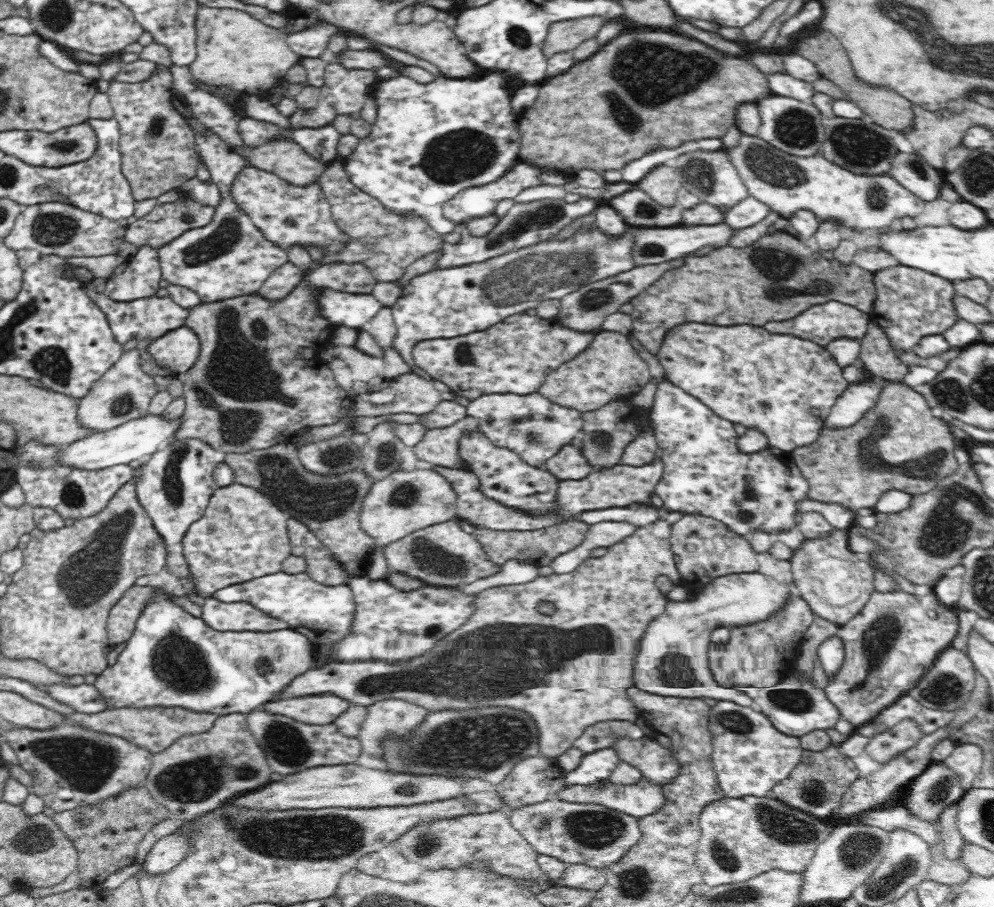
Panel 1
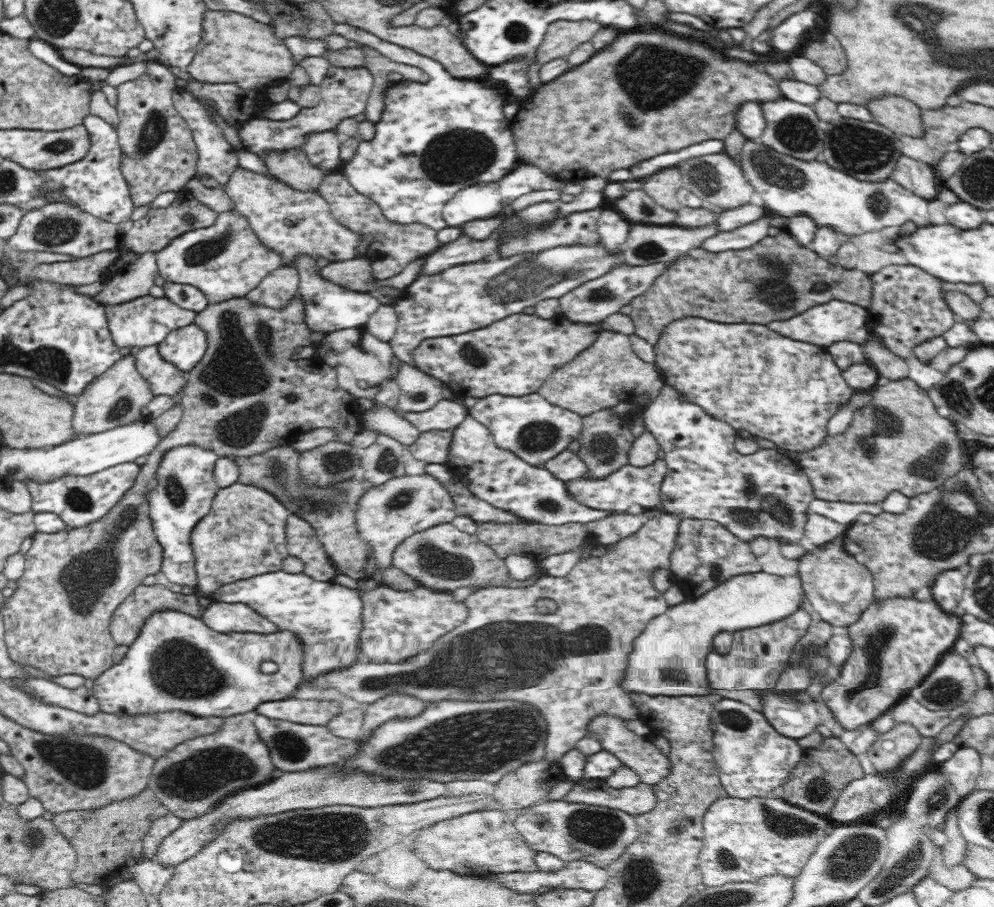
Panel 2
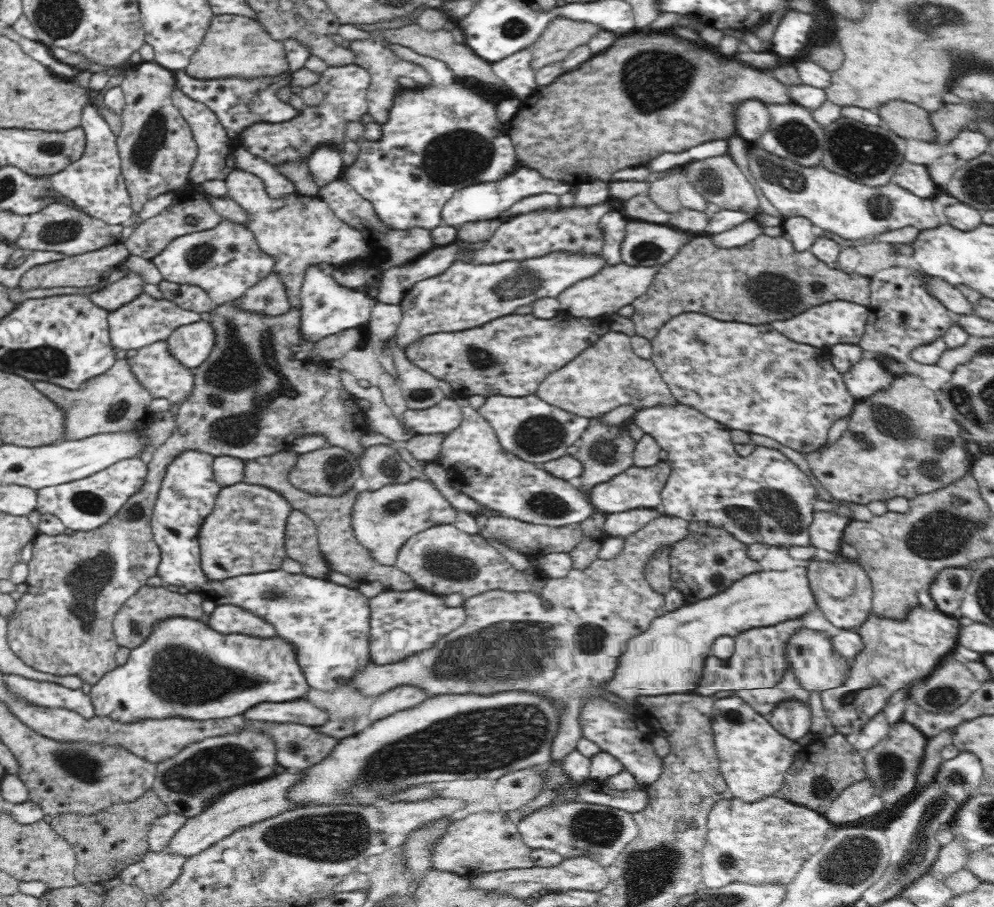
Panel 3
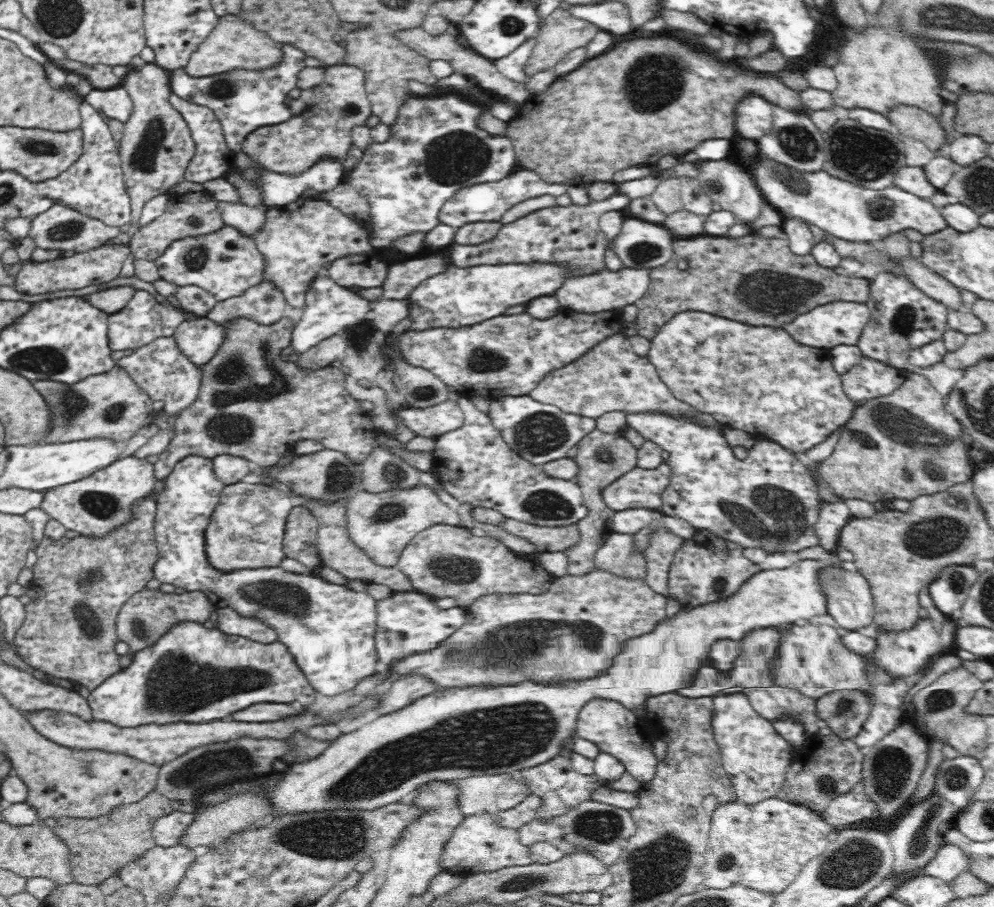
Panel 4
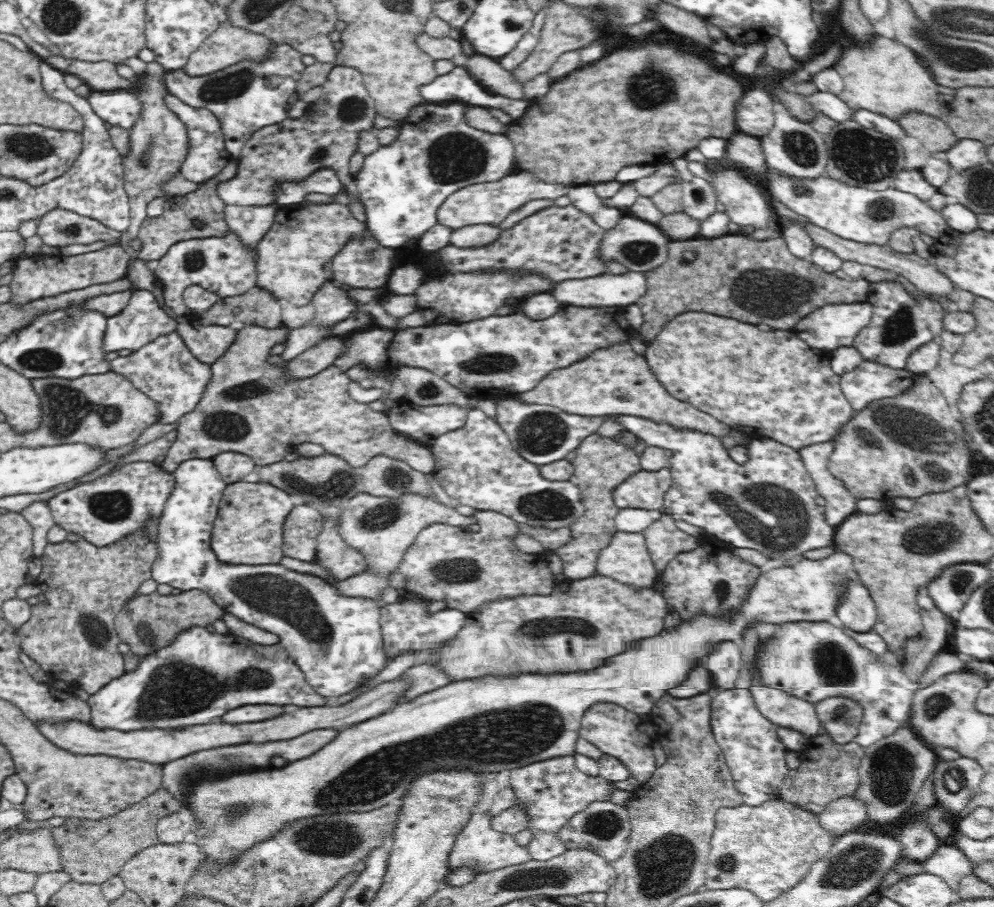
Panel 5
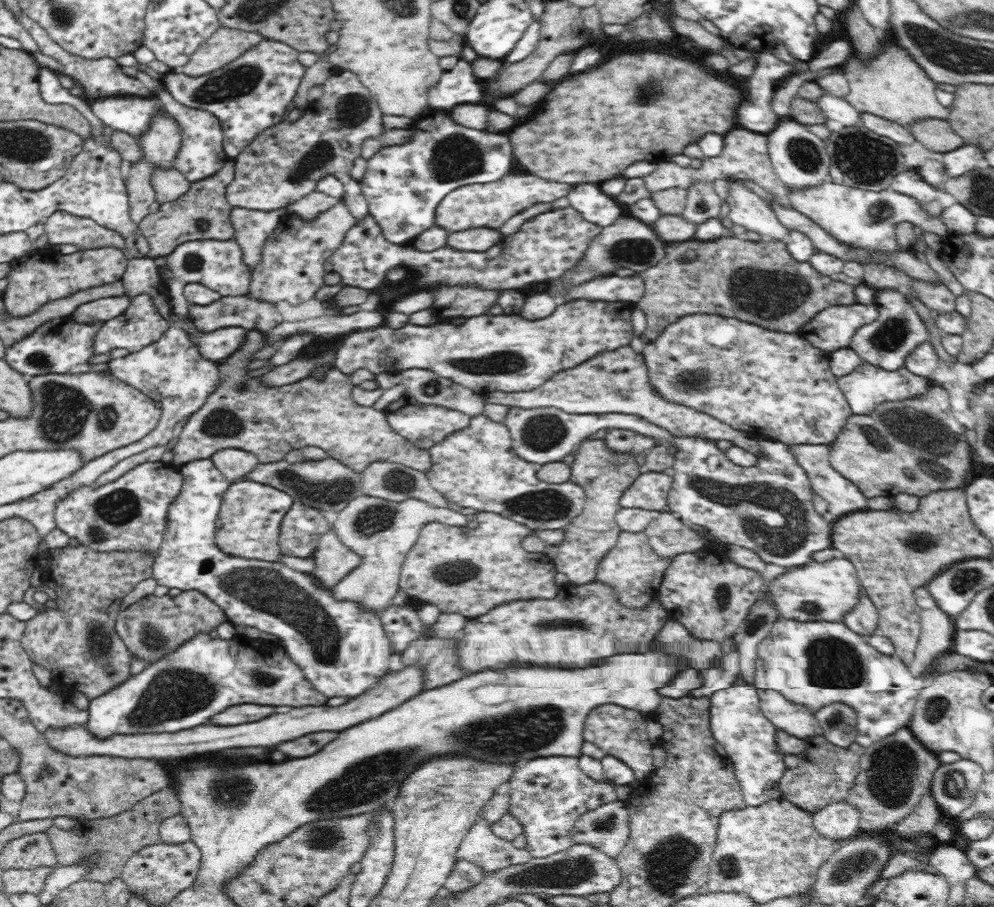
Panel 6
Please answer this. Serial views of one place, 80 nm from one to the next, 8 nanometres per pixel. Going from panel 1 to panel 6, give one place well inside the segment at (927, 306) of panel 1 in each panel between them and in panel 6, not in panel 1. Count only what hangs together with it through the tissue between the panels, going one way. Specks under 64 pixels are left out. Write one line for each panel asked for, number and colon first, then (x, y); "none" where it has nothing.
2: (910, 304)
3: (908, 316)
4: (906, 318)
5: (900, 324)
6: (887, 342)

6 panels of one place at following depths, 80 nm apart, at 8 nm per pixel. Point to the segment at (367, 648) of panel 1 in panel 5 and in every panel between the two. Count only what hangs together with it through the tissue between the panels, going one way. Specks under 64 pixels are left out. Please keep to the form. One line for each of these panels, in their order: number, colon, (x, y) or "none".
2: (397, 625)
3: (403, 623)
4: (409, 622)
5: (405, 625)

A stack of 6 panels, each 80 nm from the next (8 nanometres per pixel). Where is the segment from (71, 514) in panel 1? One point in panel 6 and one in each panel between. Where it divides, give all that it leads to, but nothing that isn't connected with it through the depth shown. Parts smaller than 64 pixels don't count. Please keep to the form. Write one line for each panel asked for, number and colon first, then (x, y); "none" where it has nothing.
2: (78, 500)
3: (88, 503)
4: (93, 506)
5: (103, 510)
6: (130, 513)

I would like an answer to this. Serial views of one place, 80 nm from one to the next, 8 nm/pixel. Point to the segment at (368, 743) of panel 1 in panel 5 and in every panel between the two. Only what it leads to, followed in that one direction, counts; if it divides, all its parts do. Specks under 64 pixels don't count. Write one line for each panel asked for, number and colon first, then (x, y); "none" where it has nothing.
2: (395, 705)
3: (399, 698)
4: (401, 692)
5: (423, 678)

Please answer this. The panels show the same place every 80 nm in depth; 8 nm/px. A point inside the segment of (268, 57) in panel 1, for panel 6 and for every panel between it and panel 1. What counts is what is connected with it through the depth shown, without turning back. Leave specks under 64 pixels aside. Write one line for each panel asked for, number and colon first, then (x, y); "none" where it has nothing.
2: (234, 48)
3: (233, 45)
4: (232, 44)
5: (228, 44)
6: (226, 44)

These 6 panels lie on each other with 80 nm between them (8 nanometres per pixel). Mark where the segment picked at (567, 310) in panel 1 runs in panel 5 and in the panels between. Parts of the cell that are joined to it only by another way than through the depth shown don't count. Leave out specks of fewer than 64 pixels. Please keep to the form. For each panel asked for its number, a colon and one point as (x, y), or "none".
2: (590, 302)
3: (606, 292)
4: (607, 290)
5: (607, 289)

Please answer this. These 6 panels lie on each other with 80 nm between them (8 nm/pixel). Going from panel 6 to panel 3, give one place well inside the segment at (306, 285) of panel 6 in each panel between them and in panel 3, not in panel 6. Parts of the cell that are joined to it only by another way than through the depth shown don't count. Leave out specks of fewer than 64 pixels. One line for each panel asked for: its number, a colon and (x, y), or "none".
3: (299, 231)
4: (297, 239)
5: (291, 256)

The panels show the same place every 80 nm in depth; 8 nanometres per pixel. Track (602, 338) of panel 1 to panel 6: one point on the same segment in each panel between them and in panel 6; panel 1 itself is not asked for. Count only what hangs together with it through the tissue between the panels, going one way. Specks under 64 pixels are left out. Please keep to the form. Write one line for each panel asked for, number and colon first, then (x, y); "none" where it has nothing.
2: (608, 372)
3: (608, 374)
4: (611, 377)
5: (613, 381)
6: (617, 381)

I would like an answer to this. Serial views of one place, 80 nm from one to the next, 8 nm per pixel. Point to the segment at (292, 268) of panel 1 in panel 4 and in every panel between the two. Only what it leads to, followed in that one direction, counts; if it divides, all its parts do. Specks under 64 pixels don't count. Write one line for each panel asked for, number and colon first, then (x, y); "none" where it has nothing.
2: (276, 290)
3: (268, 297)
4: (264, 302)

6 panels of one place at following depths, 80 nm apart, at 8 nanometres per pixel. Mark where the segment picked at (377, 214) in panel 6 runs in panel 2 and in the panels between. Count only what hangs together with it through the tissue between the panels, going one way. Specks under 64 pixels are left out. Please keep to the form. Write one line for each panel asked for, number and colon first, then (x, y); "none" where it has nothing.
2: (426, 147)
3: (429, 147)
4: (435, 146)
5: (434, 151)

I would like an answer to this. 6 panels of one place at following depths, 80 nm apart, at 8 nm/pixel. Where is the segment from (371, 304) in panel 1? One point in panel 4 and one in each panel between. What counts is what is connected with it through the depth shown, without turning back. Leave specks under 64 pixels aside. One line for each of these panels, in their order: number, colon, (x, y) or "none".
2: (328, 307)
3: (327, 307)
4: (330, 309)

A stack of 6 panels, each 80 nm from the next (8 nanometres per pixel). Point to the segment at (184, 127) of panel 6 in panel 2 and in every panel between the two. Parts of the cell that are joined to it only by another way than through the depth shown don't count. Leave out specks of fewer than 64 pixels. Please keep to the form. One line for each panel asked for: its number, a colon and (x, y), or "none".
2: (217, 159)
3: (215, 160)
4: (213, 158)
5: (207, 156)

